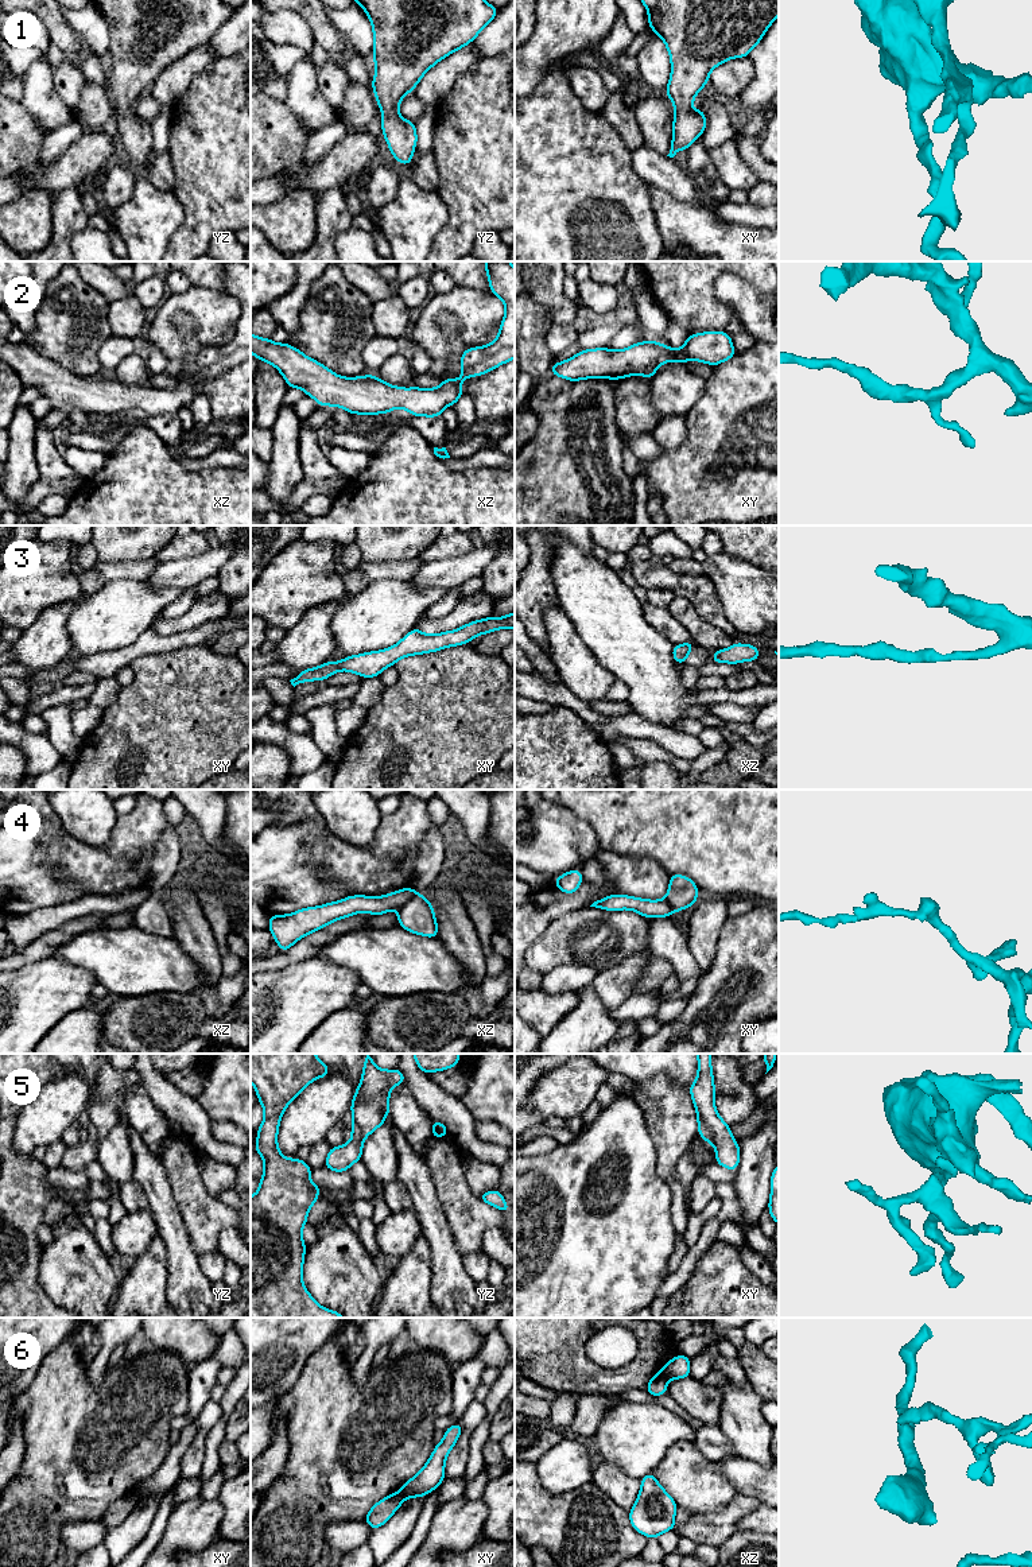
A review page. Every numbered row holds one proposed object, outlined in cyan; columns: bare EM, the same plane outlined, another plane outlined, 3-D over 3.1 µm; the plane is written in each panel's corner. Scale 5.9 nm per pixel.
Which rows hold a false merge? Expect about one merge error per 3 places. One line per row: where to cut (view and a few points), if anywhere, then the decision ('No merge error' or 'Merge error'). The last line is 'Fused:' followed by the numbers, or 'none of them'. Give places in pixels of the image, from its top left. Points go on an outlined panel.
1: No split. No merge error
2: No split. No merge error
3: No split. No merge error
4: Split along xz (415, 892), (399, 908). Merge error
5: No split. No merge error
6: Split along xz (660, 1372), (667, 1380). Merge error
Fused: 4, 6

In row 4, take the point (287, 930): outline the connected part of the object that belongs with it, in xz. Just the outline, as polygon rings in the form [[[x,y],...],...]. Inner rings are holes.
[[[406,887],[380,897],[356,895],[319,907],[307,907],[290,915],[269,915],[268,930],[279,945],[280,951],[286,953],[300,938],[335,920],[358,912],[388,914],[392,908],[400,908],[414,893],[415,891],[411,887]]]

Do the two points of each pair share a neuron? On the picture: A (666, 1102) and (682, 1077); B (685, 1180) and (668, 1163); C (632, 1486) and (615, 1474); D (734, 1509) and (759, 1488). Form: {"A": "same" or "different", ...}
{"A": "different", "B": "different", "C": "same", "D": "different"}

